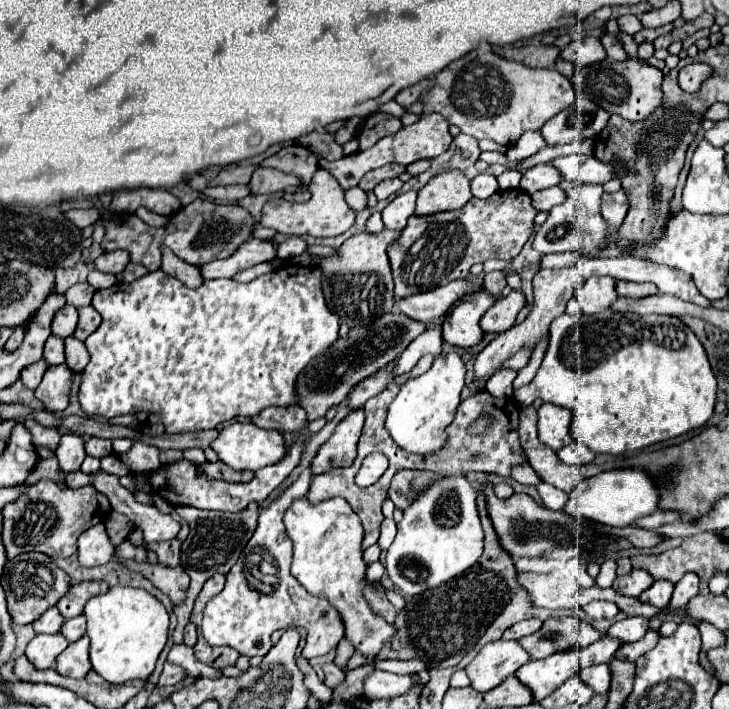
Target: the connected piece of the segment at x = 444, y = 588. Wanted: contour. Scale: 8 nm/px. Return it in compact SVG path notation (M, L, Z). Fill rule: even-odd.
M477 495L477 505L484 532L483 555L463 575L423 593L421 597L417 595L409 599L407 607L397 615L395 621L397 637L393 637L389 647L377 655L379 659L419 659L429 671L459 665L459 661L475 647L485 629L493 623L493 615L497 619L497 609L505 609L505 605L521 589L513 559L501 547L487 517L483 495Z

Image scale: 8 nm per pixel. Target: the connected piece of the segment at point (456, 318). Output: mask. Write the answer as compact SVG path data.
M487 291L465 295L447 313L443 323L443 339L455 347L473 347L483 339L479 319L495 303Z

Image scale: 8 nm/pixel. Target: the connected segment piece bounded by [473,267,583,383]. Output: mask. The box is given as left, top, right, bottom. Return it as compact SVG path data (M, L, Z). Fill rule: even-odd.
M569 267L569 269L557 269L557 271L549 271L549 269L539 269L535 273L533 279L533 289L535 289L535 307L533 311L527 315L527 319L515 327L511 327L505 333L499 333L475 359L475 379L473 383L481 381L481 379L491 379L497 371L503 369L503 363L507 359L511 359L517 351L521 349L535 349L539 341L547 339L549 335L549 325L555 317L563 315L567 309L567 301L573 297L573 291L583 283L581 273L577 271L577 267Z

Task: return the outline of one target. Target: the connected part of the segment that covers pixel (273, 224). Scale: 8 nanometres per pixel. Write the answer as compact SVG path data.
M319 169L307 186L311 193L311 199L307 203L289 203L285 199L271 199L263 207L261 225L275 229L277 233L299 235L299 237L303 237L303 235L335 237L335 235L345 233L355 221L355 211L345 201L345 189L325 169Z

